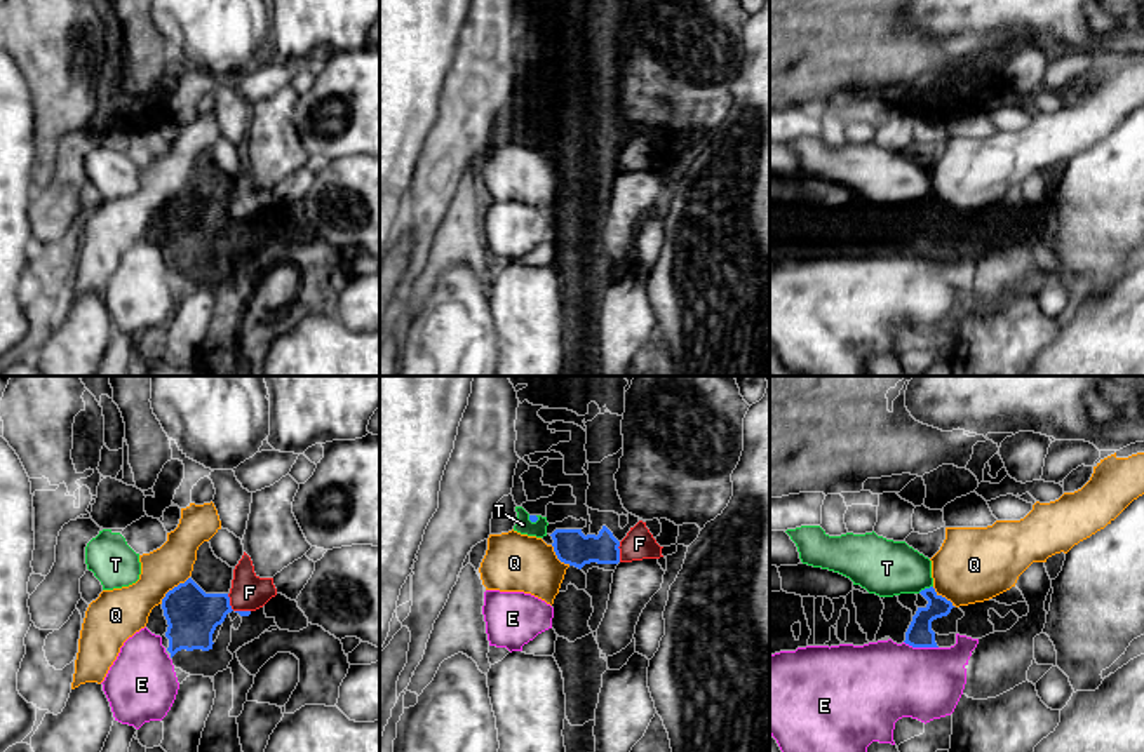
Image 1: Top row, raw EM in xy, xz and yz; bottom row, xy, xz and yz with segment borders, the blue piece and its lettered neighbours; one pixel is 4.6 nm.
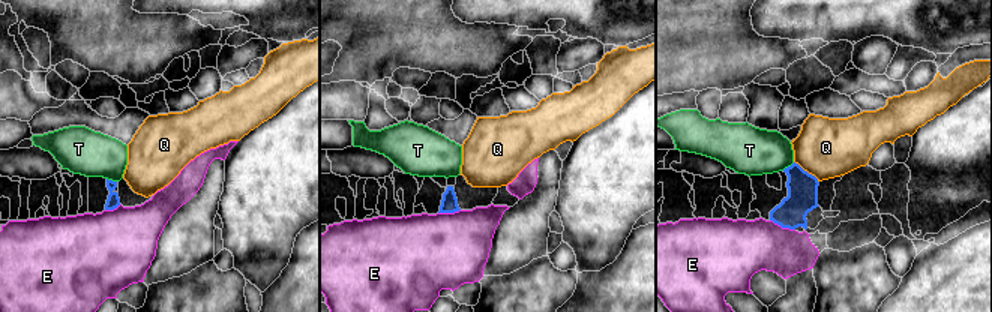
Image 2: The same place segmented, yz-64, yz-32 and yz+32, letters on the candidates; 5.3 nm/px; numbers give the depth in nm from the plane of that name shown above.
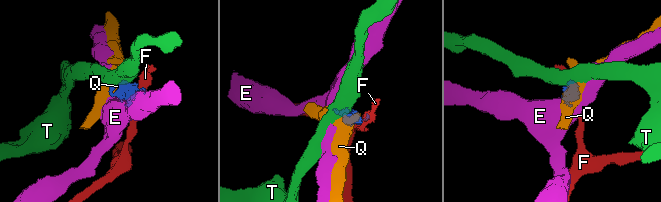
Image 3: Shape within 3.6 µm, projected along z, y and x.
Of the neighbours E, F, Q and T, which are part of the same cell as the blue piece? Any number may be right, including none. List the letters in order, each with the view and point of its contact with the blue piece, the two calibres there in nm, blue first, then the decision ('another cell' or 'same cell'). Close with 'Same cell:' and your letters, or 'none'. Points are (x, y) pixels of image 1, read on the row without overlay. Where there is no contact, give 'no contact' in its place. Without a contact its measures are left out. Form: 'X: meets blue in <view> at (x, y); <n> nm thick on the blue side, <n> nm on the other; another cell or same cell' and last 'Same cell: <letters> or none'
E: meets blue in yz at (921, 256); 120 nm thick on the blue side, 380 nm on the other; another cell
F: meets blue in xy at (232, 220); 240 nm thick on the blue side, 170 nm on the other; another cell
Q: meets blue in xy at (174, 197); 240 nm thick on the blue side, 220 nm on the other; another cell
T: meets blue in yz at (925, 199); 120 nm thick on the blue side, 260 nm on the other; another cell
Same cell: none

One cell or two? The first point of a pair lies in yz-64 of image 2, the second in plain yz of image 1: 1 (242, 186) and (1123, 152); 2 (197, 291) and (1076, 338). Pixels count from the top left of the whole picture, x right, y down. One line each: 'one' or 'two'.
1: one
2: two

